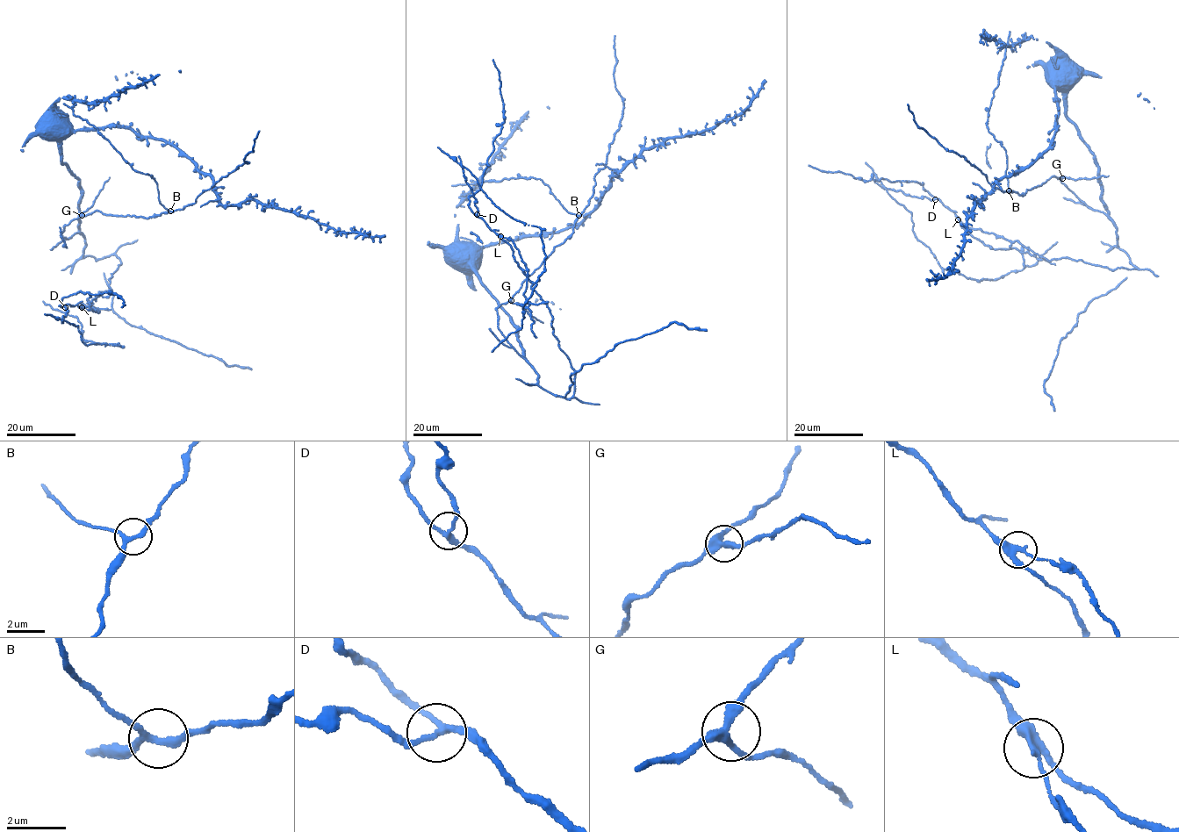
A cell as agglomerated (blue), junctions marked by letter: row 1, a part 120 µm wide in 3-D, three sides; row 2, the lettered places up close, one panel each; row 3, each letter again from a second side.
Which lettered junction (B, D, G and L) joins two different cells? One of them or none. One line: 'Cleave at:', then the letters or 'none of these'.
Cleave at: L

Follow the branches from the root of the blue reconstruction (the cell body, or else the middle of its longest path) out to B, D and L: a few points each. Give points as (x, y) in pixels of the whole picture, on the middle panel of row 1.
B: (456, 254), (515, 325), (525, 360), (499, 328), (497, 309), (510, 301), (524, 279), (570, 237), (578, 215)
D: (456, 254), (515, 325), (538, 384), (571, 398), (575, 370), (553, 334), (549, 309), (512, 247), (477, 214)
L: (456, 254), (515, 325), (538, 384), (571, 398), (575, 370), (553, 334), (549, 309), (500, 236)

